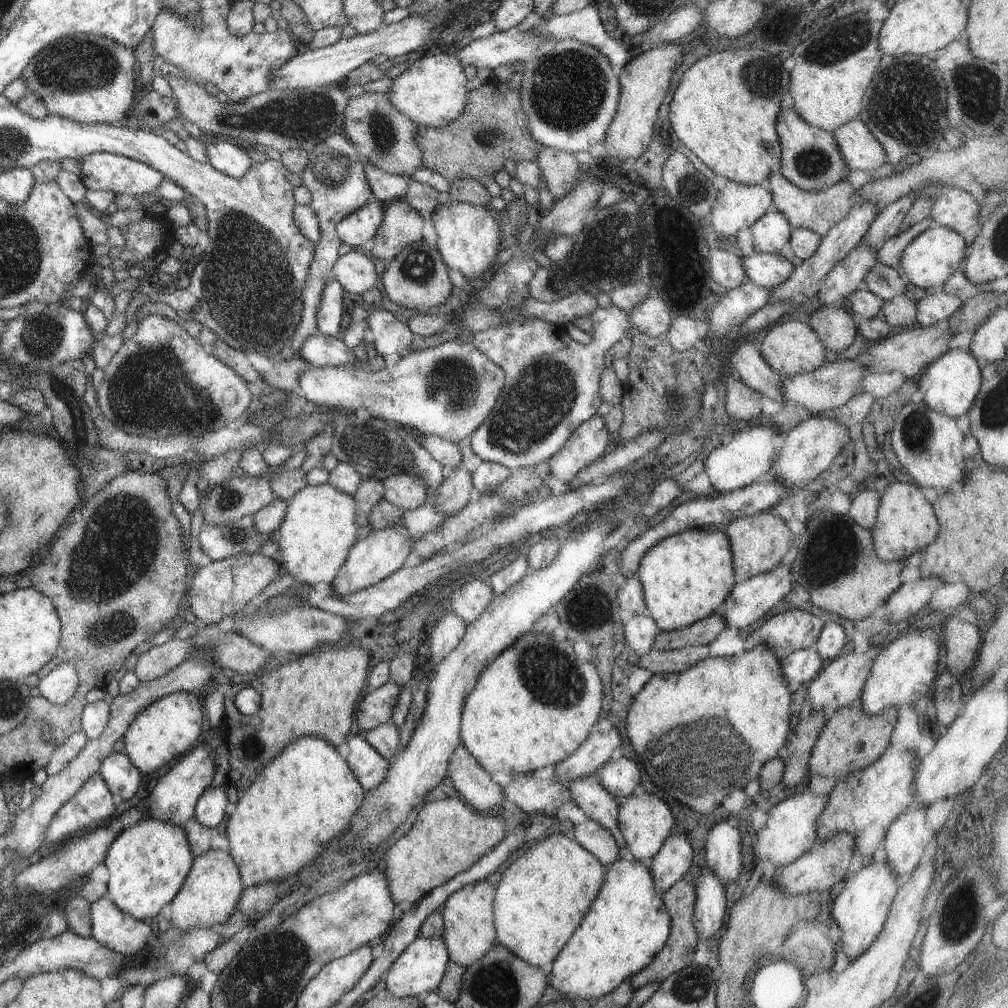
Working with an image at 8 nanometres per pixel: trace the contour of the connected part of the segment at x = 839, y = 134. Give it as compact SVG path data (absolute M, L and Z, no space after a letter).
M859 119L842 124L832 135L848 172L867 172L886 162L882 146Z

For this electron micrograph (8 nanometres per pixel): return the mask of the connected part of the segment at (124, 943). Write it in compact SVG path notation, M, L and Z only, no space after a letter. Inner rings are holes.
M107 895L91 903L89 916L90 937L119 955L134 955L153 937L147 921L121 912Z

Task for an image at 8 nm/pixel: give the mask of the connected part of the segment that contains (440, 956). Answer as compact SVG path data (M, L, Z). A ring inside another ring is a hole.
M417 935L383 975L385 990L397 998L415 997L421 993L433 992L441 982L449 961L449 955L441 938L425 938Z

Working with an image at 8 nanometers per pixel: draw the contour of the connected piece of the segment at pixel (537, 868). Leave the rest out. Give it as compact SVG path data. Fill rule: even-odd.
M587 818L567 827L566 831L563 829L533 844L505 868L495 886L492 917L497 944L530 965L543 968L545 964L551 964L591 906L603 884L606 866L618 858L618 852L619 848L611 833Z

